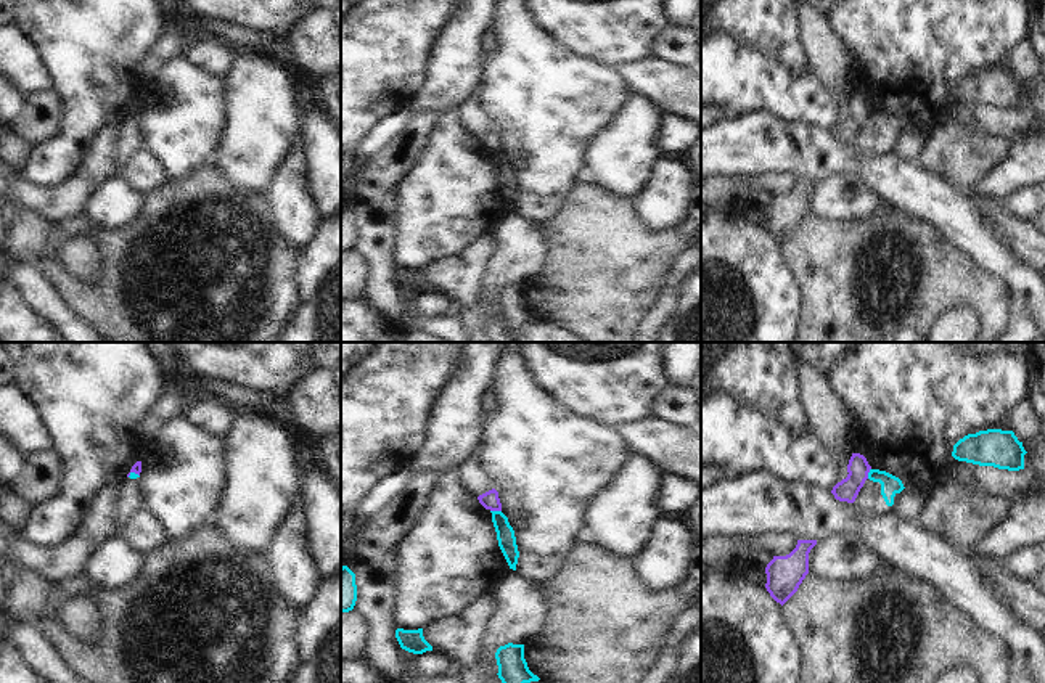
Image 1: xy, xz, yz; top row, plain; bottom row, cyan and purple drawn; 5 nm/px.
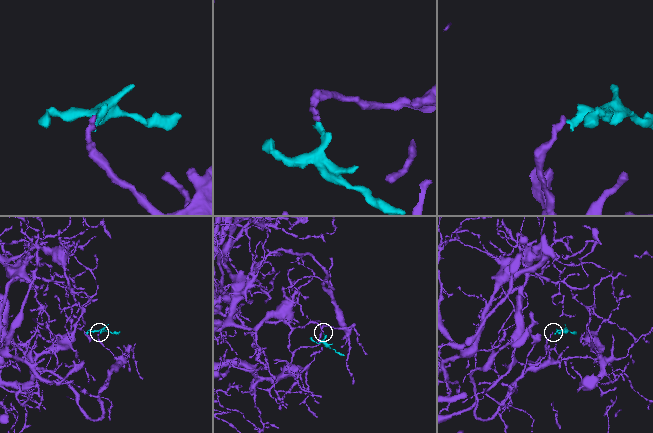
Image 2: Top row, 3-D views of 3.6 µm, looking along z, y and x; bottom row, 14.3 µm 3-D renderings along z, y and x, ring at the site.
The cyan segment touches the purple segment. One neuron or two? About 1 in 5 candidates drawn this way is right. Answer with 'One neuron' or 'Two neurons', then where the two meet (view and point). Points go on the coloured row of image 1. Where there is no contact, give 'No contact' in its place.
Two neurons. Touches cyan at xz (495, 511)

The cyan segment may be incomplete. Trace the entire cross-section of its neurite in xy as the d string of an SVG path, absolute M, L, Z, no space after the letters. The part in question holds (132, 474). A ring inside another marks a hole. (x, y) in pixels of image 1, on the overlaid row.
M130 472L119 484L119 492L116 497L116 506L113 509L114 522L122 529L127 521L141 508L141 493L140 493L140 476Z

